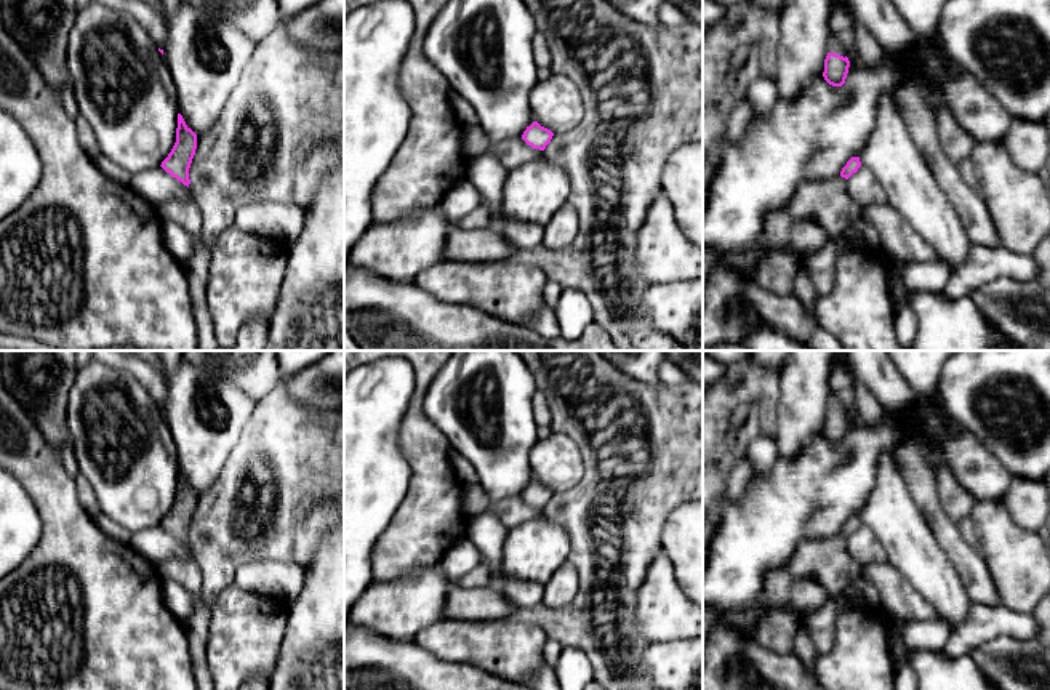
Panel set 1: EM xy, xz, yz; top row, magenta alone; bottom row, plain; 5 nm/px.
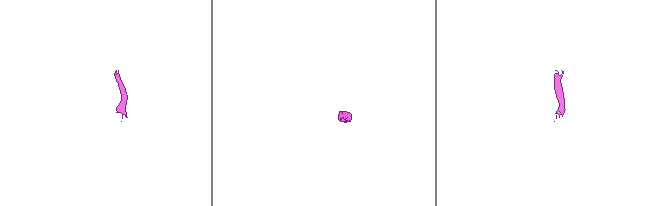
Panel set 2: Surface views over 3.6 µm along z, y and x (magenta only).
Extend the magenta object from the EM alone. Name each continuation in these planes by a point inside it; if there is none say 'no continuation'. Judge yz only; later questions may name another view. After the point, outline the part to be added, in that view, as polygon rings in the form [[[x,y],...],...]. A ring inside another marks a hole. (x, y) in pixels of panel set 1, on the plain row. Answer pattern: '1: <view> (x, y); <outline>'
1: yz (833, 404); [[[829,394],[828,399],[828,411],[836,411],[844,416],[847,415],[847,408],[832,394]]]
2: yz (828, 562); [[[840,533],[800,546],[786,568],[771,570],[763,578],[763,615],[757,626],[762,645],[779,655],[791,652],[799,628],[799,616],[791,605],[796,580],[818,583],[836,594],[858,578],[863,578],[863,567],[850,556],[847,538]]]

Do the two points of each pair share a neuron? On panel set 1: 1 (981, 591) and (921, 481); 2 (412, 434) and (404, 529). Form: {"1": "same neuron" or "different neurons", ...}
{"1": "same neuron", "2": "same neuron"}

